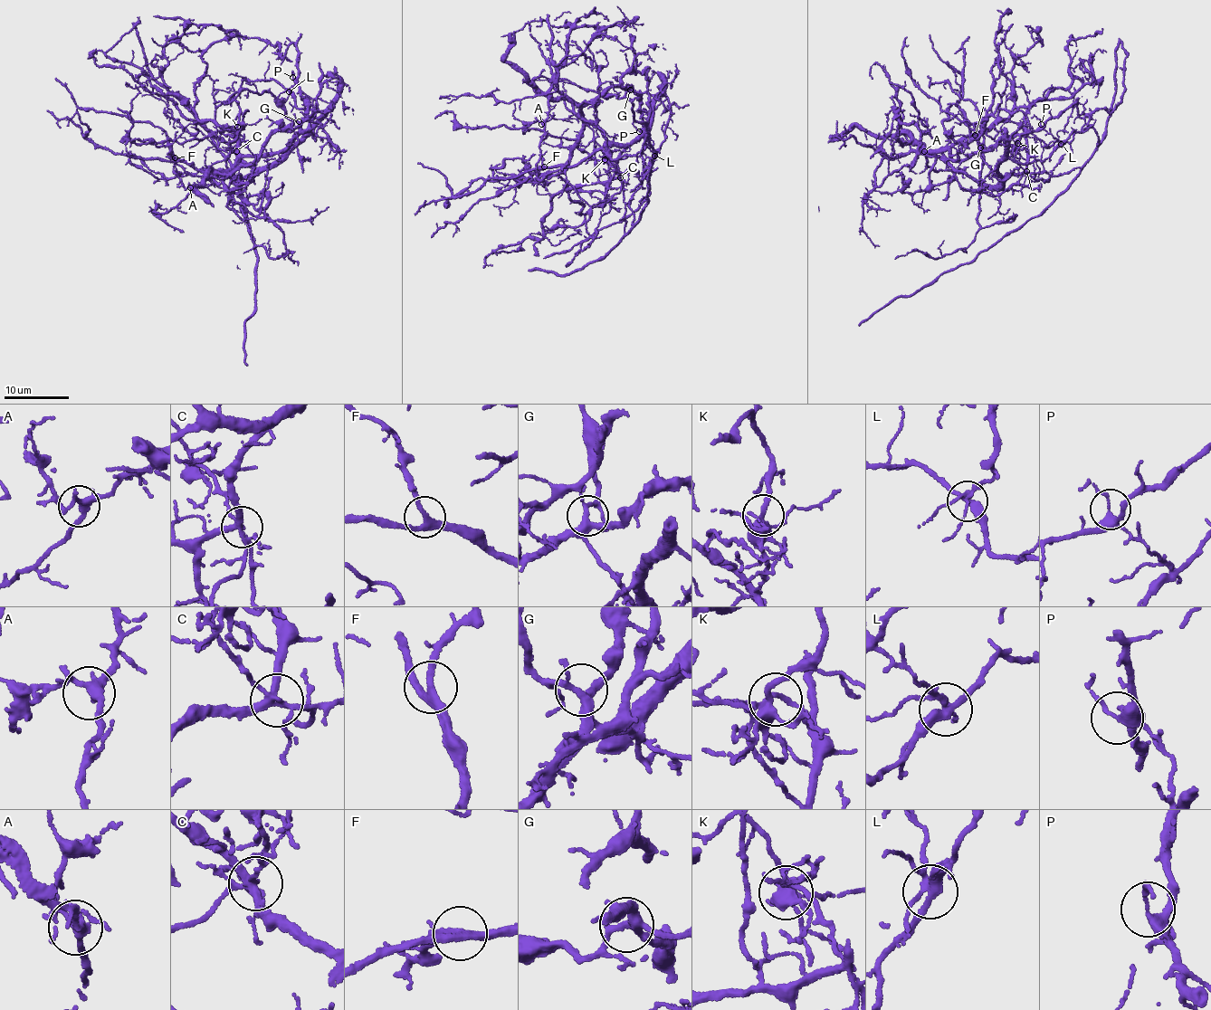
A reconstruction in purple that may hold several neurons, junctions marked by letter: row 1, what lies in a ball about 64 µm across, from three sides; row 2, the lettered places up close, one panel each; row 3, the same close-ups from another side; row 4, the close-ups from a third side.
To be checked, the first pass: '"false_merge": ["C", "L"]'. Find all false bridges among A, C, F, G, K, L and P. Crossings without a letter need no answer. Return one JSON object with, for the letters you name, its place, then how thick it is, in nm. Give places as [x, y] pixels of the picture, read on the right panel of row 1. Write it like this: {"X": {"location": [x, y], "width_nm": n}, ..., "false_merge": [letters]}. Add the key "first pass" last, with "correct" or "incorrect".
{"C": {"location": [1026, 171], "width_nm": 260}, "L": {"location": [1061, 144], "width_nm": 280}, "false_merge": ["C", "L"], "first pass": "correct"}

